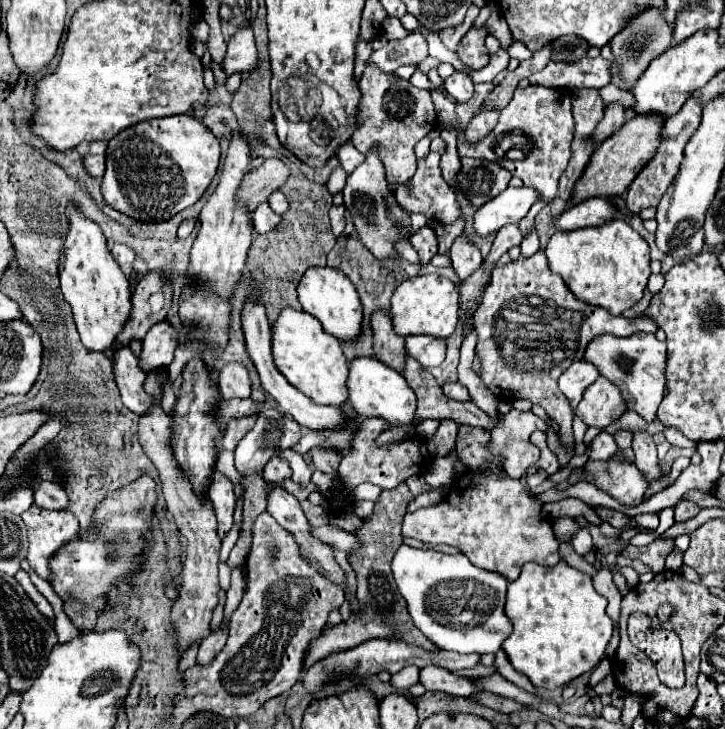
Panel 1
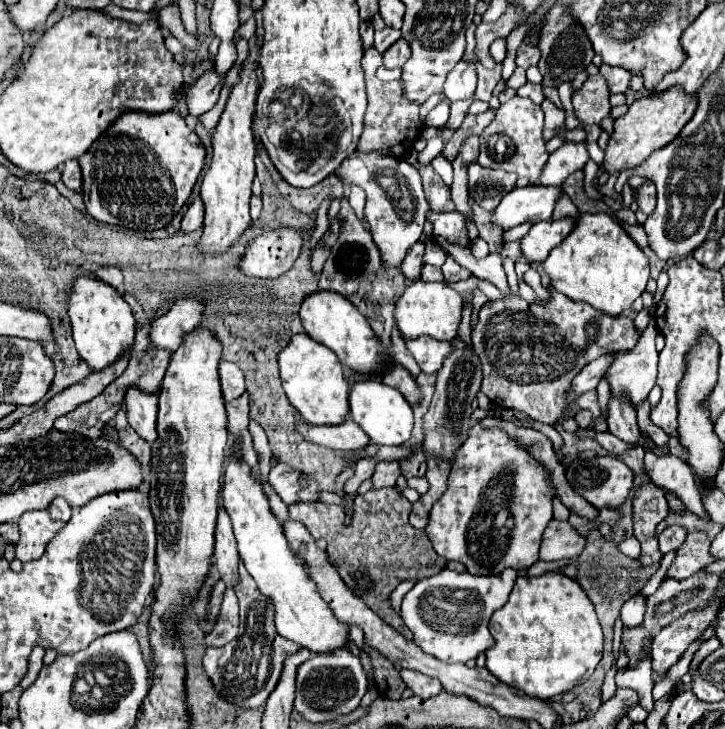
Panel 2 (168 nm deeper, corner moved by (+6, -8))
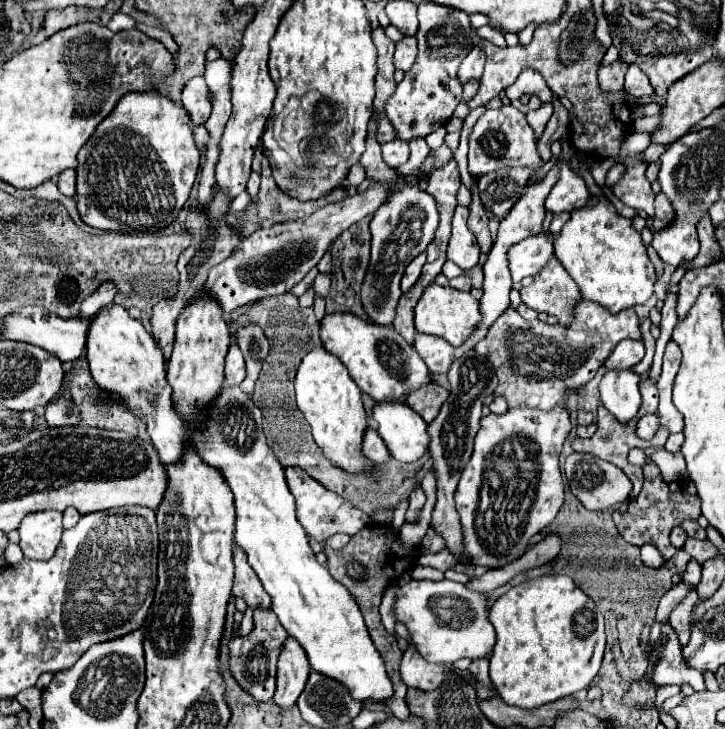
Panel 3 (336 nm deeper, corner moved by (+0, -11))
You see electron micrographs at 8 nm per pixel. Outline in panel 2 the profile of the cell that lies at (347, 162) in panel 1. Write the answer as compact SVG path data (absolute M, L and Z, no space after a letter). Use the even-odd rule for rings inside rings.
M353 152L341 164L339 174L345 184L357 184L367 194L363 214L371 228L373 242L381 252L383 266L399 266L407 250L415 242L419 242L429 212L429 202L423 194L421 176L417 168L411 166L405 158L385 156L381 152Z

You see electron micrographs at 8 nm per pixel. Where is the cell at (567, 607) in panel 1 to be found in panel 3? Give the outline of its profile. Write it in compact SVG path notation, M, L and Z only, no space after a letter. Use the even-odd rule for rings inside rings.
M543 575L511 587L493 603L489 619L497 631L497 643L489 659L489 677L499 697L509 705L533 709L575 695L587 689L599 671L605 649L603 617L593 599L589 599L567 575Z

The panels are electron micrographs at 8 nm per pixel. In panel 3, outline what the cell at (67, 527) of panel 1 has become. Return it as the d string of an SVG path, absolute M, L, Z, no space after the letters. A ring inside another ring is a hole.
M37 511L29 513L21 525L21 549L27 559L49 559L59 541L61 541L63 525L59 511Z

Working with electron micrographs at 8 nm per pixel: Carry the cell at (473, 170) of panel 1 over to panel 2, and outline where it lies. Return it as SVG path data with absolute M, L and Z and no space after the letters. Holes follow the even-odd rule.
M477 162L469 166L469 192L473 202L493 212L503 196L515 188L517 176L503 170L487 170Z

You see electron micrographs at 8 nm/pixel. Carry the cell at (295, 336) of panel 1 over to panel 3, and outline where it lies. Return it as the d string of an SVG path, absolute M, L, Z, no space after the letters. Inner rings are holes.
M315 347L303 357L293 383L297 407L311 425L313 439L323 449L327 459L349 473L365 473L373 469L375 463L371 463L359 453L361 437L367 429L367 415L361 403L361 391L349 377L347 367L323 347Z

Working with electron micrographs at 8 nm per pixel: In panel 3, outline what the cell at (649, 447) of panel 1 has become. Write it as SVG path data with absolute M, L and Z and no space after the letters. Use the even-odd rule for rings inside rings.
M607 371L599 383L599 391L601 403L619 423L629 423L637 415L641 407L641 393L639 375L633 371Z

